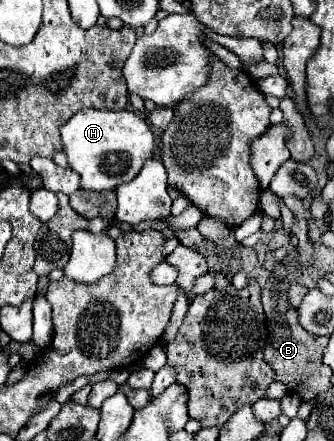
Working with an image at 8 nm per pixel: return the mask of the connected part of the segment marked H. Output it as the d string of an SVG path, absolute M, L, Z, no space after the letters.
M84 108L76 112L60 132L70 168L82 176L80 186L94 192L114 190L116 186L130 182L156 150L156 138L148 122L130 110Z

